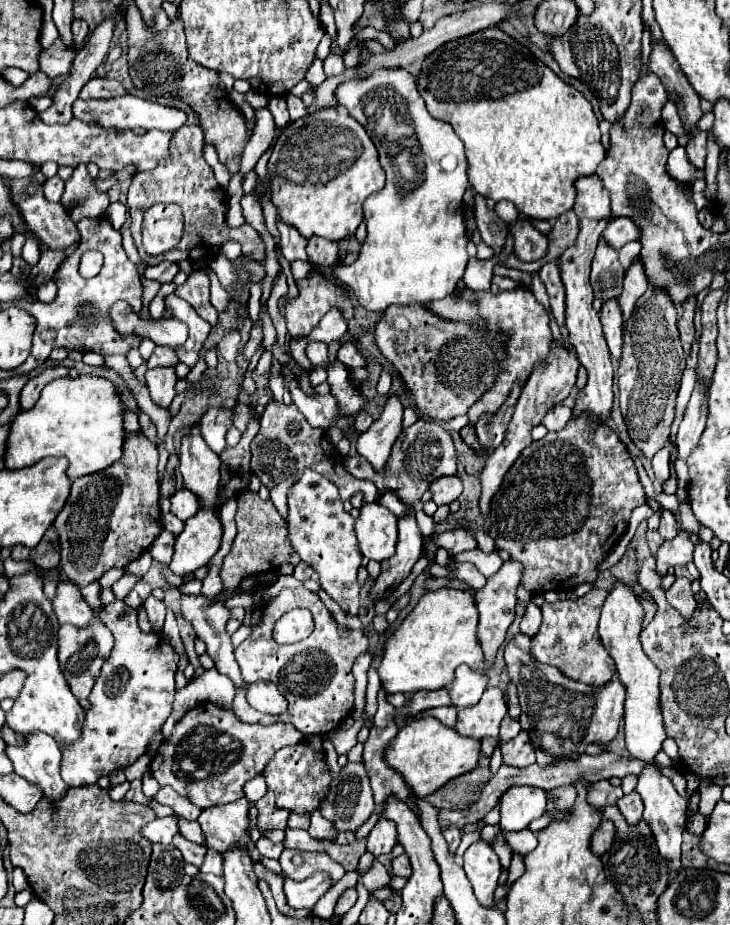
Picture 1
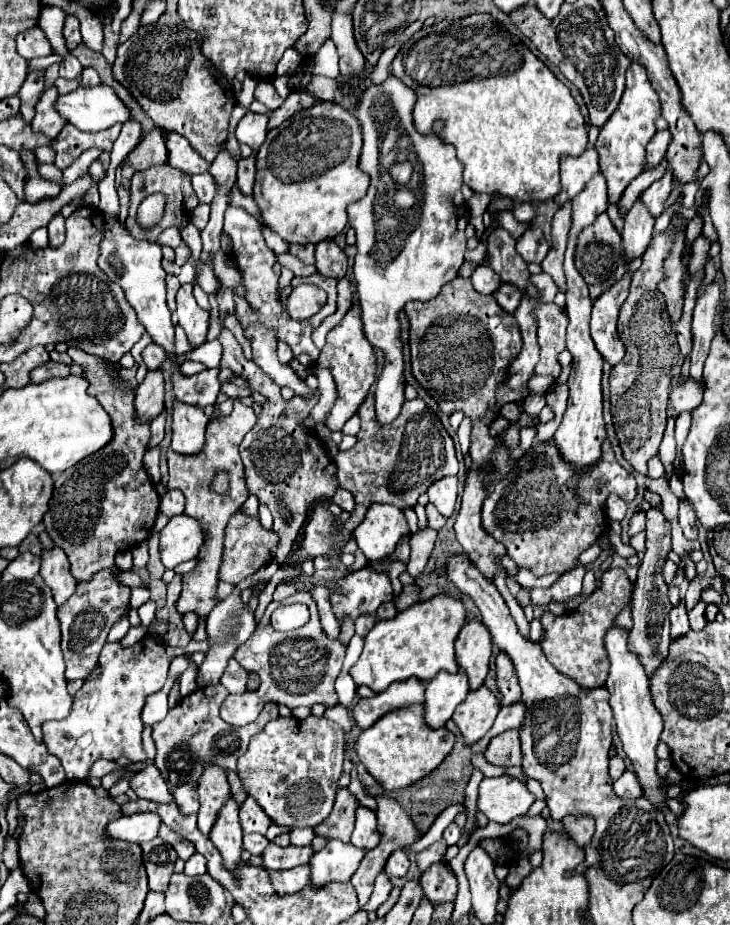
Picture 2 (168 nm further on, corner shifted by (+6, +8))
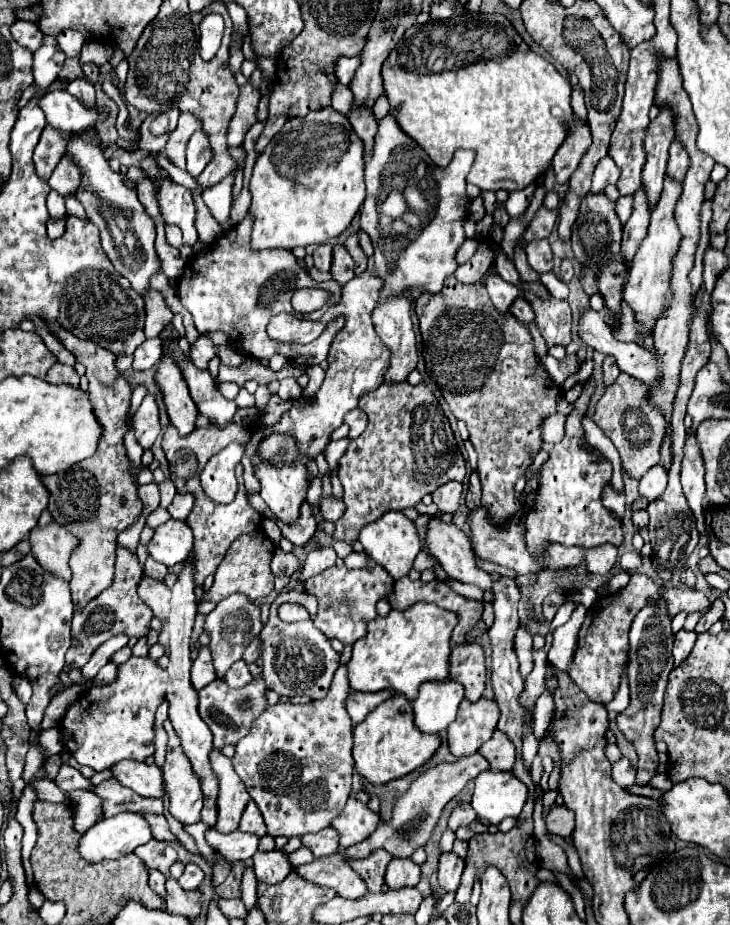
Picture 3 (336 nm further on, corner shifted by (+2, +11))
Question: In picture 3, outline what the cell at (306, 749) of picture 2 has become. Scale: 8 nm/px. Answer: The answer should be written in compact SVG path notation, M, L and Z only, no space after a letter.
M340 665L330 691L324 699L310 701L306 705L292 703L276 703L270 705L250 727L250 733L236 743L236 753L232 757L234 771L240 775L246 785L252 801L258 805L268 835L278 837L296 837L306 833L318 833L320 829L330 827L332 819L340 815L344 809L350 791L352 791L352 719L344 709L344 701L348 699L350 685L346 677L346 665Z

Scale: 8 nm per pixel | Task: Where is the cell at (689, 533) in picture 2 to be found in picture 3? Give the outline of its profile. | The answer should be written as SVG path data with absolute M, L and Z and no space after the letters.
M694 433L686 435L686 443L684 443L684 455L682 455L682 487L684 487L684 495L688 499L688 505L694 511L696 517L696 527L702 533L704 531L704 507L702 507L702 499L704 499L704 461L702 461L702 453L696 441Z

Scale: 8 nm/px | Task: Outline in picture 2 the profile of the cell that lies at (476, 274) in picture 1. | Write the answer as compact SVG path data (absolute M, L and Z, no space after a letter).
M486 264L476 266L470 280L480 294L492 294L500 286L500 276L496 276L496 272L492 272Z

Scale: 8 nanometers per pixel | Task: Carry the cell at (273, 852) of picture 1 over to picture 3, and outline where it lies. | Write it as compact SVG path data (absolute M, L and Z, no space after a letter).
M210 827L206 831L206 841L208 845L222 855L222 859L226 863L234 863L234 861L244 861L248 857L252 857L258 851L258 839L260 837L252 837L250 833L242 833L242 831L232 831L232 833L218 833L214 827Z

